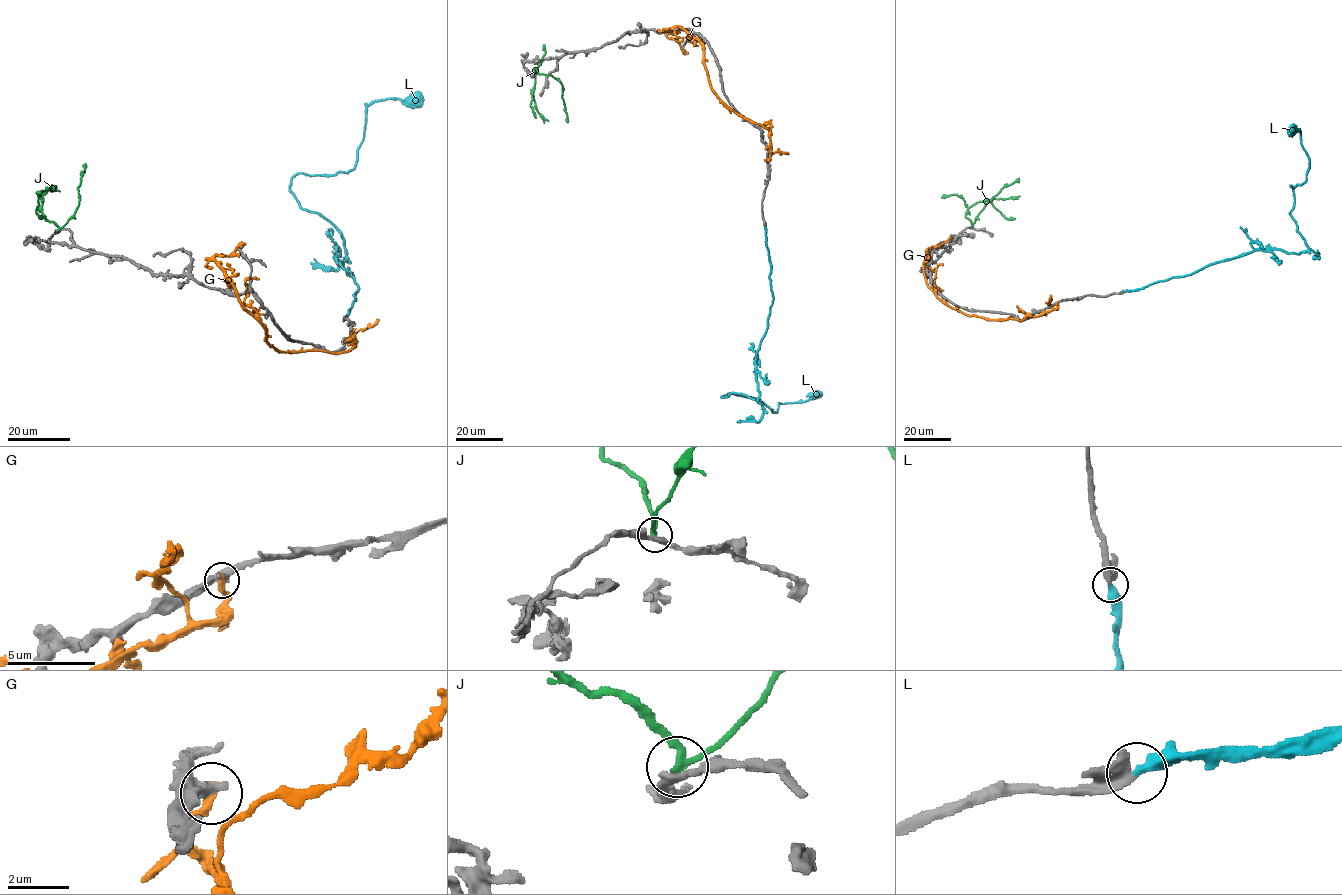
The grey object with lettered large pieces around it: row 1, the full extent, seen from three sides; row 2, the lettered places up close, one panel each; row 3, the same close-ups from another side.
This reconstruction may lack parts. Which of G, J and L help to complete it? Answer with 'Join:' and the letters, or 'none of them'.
Join: L

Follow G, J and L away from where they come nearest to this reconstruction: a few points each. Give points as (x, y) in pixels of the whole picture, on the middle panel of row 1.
G: (769, 160), (770, 130), (739, 116), (718, 97), (702, 44), (680, 27), (666, 29), (666, 36), (688, 53)
J: (547, 75), (535, 70), (530, 106), (536, 118)
L: (765, 227), (773, 301), (755, 362), (765, 410), (742, 394), (722, 397), (752, 397), (776, 412), (820, 391)

